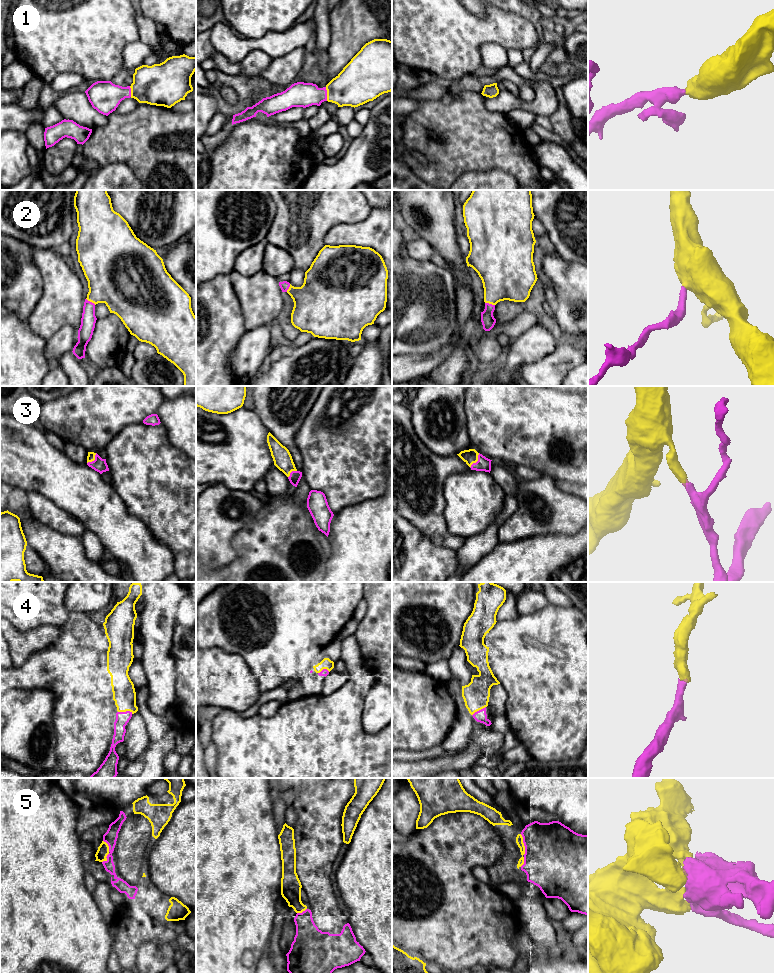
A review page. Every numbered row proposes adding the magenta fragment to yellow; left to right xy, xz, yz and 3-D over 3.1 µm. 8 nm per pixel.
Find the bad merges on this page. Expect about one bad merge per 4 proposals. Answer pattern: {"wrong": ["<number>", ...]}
{"wrong": []}

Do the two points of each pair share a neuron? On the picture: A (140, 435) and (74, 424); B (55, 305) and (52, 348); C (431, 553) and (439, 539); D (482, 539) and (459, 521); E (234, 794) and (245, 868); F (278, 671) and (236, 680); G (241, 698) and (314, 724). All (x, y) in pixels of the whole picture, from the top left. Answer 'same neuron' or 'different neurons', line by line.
A: different neurons
B: different neurons
C: different neurons
D: different neurons
E: same neuron
F: different neurons
G: different neurons

